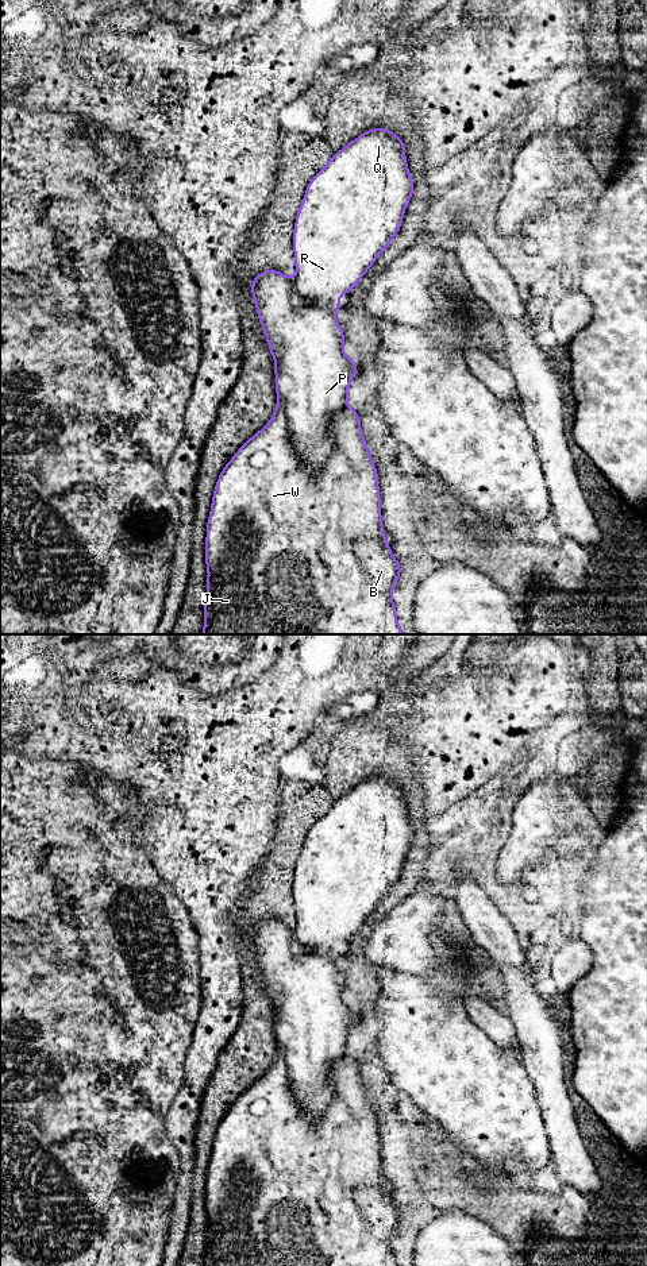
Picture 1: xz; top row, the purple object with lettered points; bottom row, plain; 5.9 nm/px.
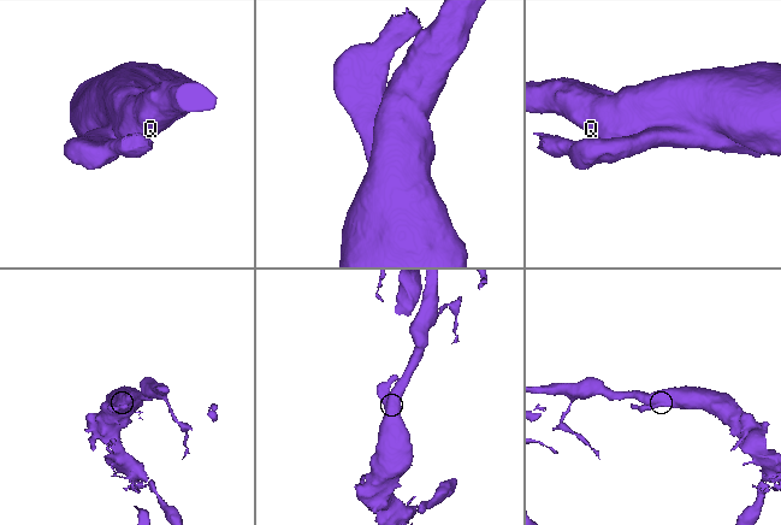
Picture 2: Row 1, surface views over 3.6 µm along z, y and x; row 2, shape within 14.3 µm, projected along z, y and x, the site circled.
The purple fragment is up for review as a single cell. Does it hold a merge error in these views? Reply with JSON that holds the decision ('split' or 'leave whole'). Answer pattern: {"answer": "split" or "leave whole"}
{"answer": "split"}

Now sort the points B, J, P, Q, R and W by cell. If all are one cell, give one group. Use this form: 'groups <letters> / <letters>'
groups B J Q R W / P

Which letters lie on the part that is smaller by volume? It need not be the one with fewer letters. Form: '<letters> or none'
P

